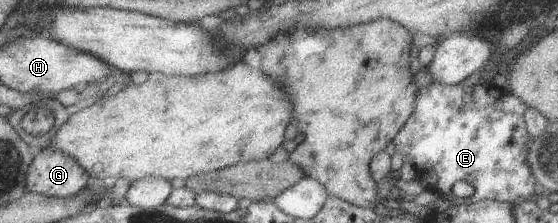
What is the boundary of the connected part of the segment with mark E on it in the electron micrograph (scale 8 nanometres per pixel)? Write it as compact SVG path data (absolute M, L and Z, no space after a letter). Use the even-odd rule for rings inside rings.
M430 83L424 87L417 88L417 92L415 92L415 102L413 102L413 112L411 112L405 124L403 124L393 138L395 144L394 150L403 156L403 162L409 162L409 164L411 164L415 170L416 179L420 180L426 189L434 191L440 195L441 198L452 202L454 205L475 204L475 202L485 199L503 201L510 205L527 202L528 200L533 201L535 198L533 186L535 186L536 182L527 164L528 144L525 146L527 134L525 134L525 124L523 124L523 110L525 110L525 106L523 106L523 102L521 102L519 98L515 98L515 96L511 96L511 94L505 94L505 92L501 92L499 88L493 85L484 83L482 85L471 86L462 86L461 84L441 86L441 84ZM457 180L463 180L472 186L474 190L473 194L462 198L453 196L451 194L451 186L453 186Z

